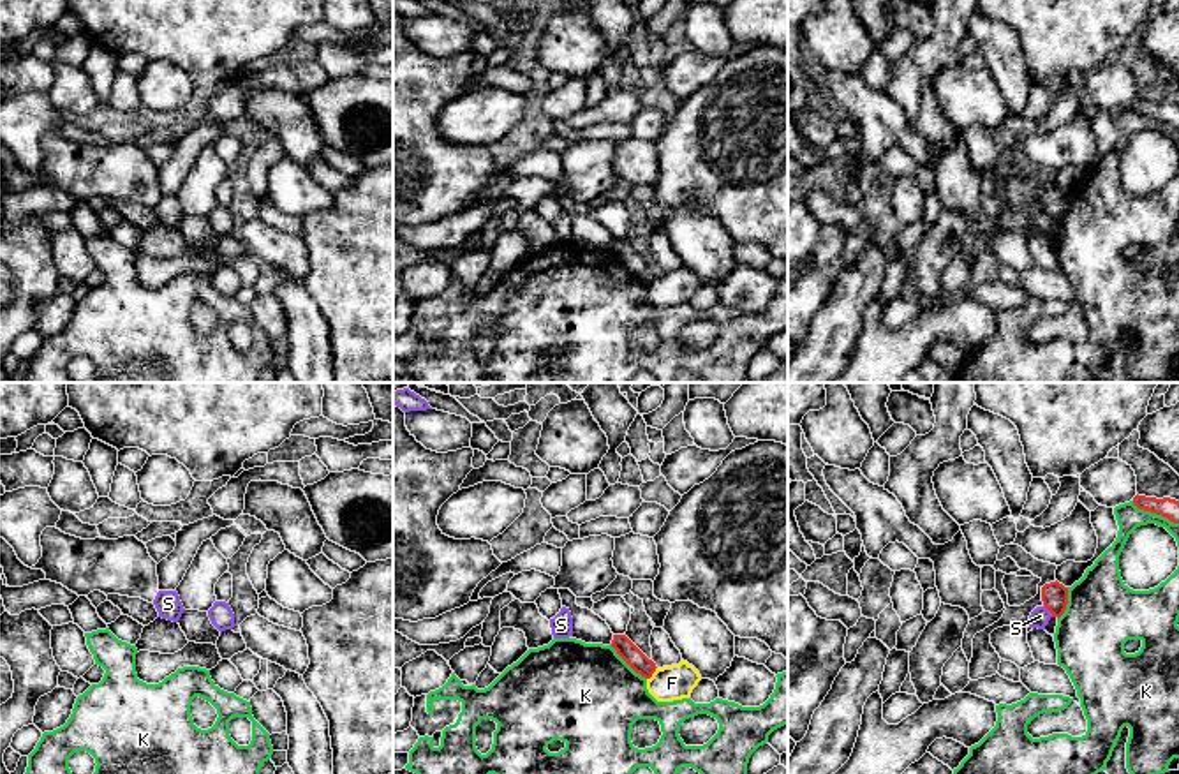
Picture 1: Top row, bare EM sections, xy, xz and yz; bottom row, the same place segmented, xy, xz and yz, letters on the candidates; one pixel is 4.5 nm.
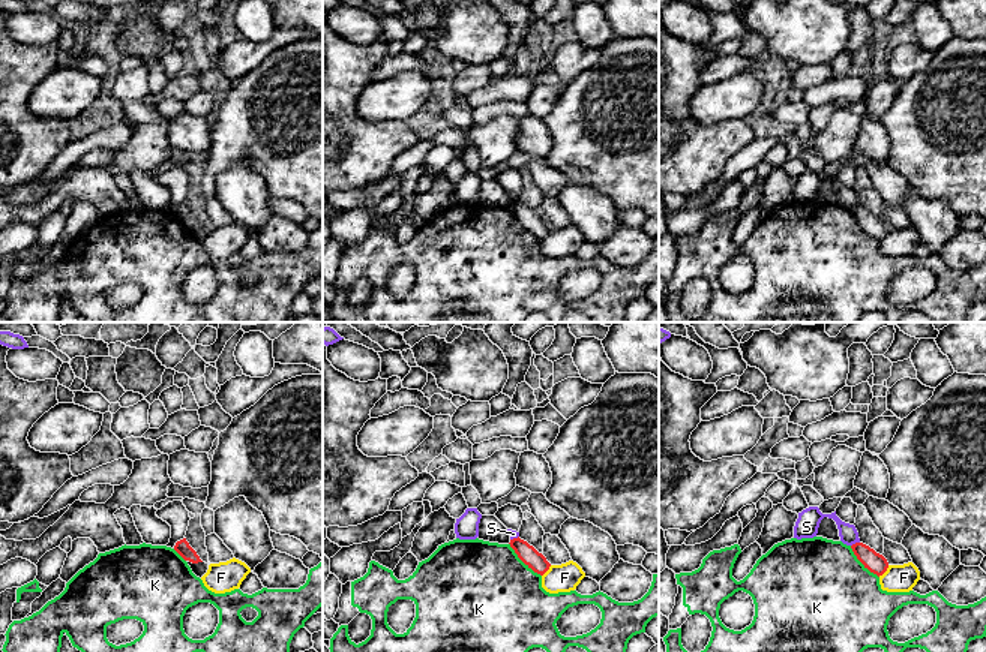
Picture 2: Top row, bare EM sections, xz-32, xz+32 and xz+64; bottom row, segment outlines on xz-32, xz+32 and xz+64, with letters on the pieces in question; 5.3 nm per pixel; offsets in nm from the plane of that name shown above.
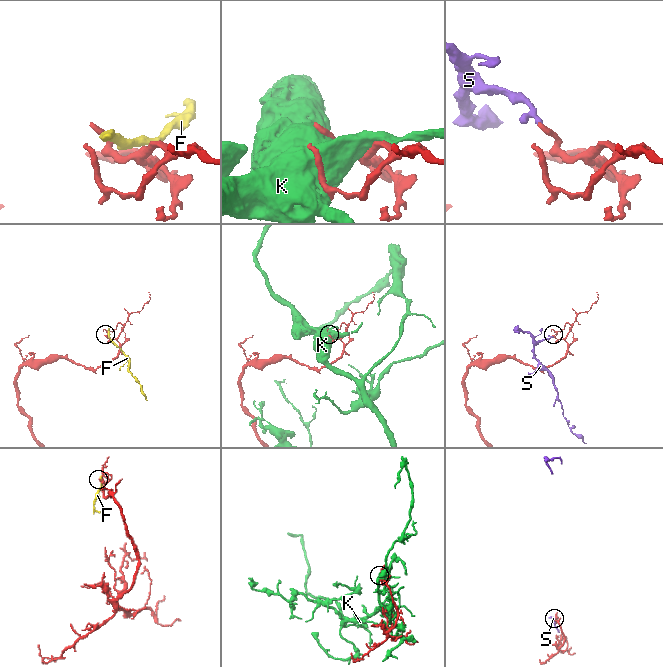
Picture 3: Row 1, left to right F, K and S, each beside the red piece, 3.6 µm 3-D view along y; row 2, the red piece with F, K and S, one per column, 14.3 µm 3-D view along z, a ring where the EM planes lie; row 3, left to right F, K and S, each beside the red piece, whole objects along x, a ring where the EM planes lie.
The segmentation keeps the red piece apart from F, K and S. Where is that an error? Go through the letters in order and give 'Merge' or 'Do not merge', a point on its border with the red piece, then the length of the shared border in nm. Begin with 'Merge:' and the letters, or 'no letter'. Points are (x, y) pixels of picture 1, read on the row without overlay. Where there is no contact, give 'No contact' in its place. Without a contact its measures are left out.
Merge: no letter
F: Do not merge. Touches red at xz (652, 277). Shared border 80 nm
K: Do not merge. Touches red at yz (1155, 117). Shared border 240 nm
S: Do not merge. Touches red at yz (1047, 214). Shared border 70 nm

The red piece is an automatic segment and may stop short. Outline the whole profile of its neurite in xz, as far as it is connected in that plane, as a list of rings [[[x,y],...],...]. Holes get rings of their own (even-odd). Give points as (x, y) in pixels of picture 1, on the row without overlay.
[[[613,240],[612,252],[641,282],[650,284],[656,268],[649,264],[626,240]]]

